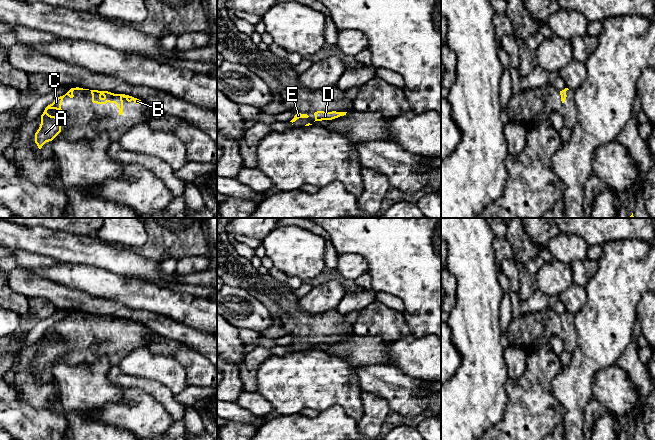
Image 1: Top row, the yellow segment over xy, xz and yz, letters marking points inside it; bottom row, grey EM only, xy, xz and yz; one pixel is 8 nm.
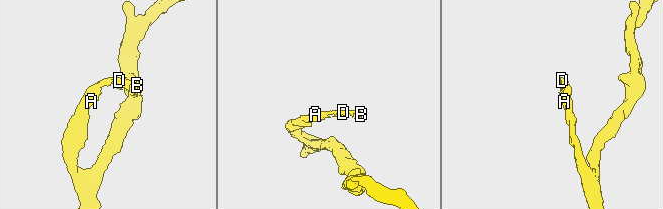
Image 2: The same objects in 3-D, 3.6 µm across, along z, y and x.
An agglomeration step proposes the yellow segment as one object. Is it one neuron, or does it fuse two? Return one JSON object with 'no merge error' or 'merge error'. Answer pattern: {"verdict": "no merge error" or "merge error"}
{"verdict": "no merge error"}

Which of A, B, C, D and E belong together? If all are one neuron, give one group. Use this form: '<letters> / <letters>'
A B C D E

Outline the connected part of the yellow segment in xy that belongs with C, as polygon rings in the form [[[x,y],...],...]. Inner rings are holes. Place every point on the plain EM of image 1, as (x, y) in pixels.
[[[79,311],[71,312],[65,319],[56,322],[52,328],[48,329],[48,330],[45,332],[43,338],[41,339],[41,348],[40,348],[40,351],[39,351],[39,353],[37,354],[37,356],[35,357],[35,367],[37,368],[37,370],[38,370],[39,373],[41,373],[42,370],[43,370],[46,366],[52,365],[52,364],[61,356],[61,347],[62,347],[62,345],[65,343],[65,337],[64,337],[64,336],[62,335],[62,333],[61,333],[62,325],[63,325],[63,322],[64,322],[66,319],[68,319],[70,322],[73,322],[73,321],[74,321],[74,319],[73,319],[73,315],[74,315],[74,314],[89,314],[89,313],[83,313],[83,312],[79,312]],[[48,333],[56,333],[56,334],[58,334],[58,335],[60,335],[60,336],[62,337],[62,340],[61,340],[61,341],[51,340],[51,339],[49,339],[49,338],[47,337],[47,334],[48,334]]]

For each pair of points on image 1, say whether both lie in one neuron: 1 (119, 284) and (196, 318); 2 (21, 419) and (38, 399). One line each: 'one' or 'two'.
1: one
2: two

